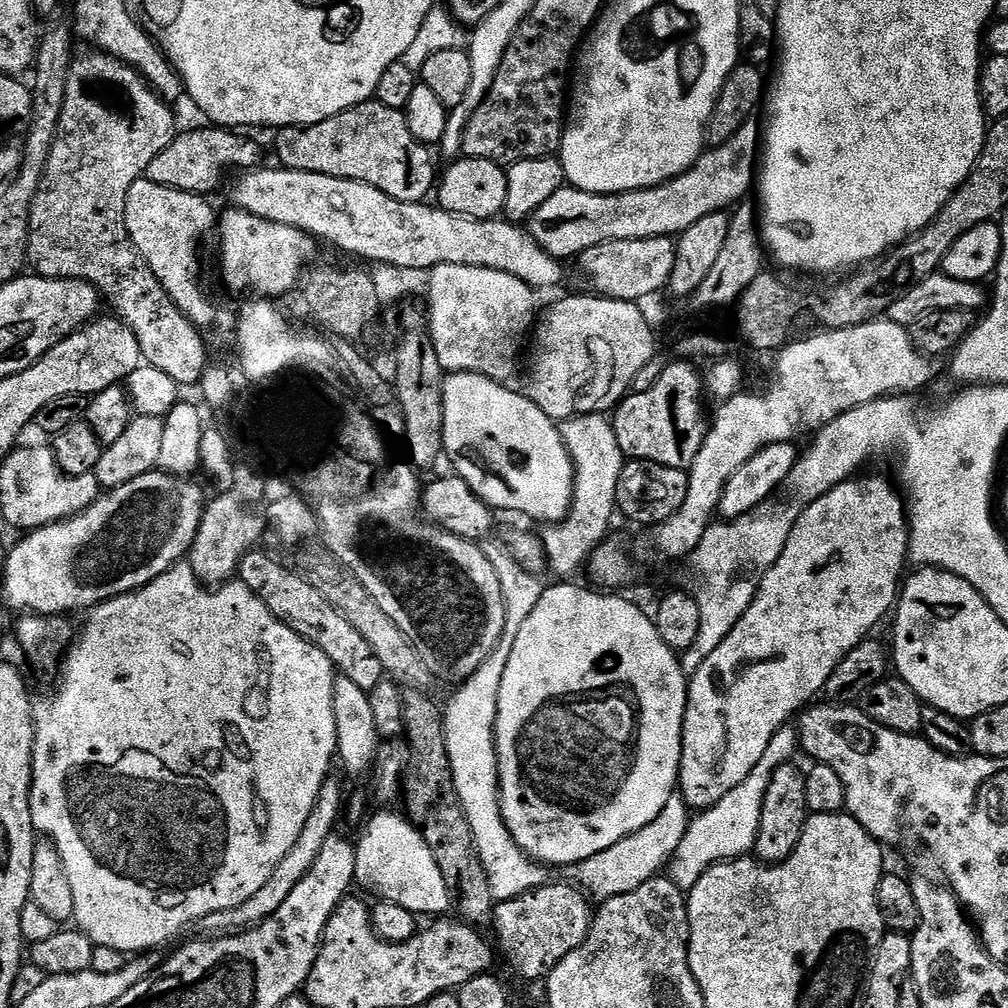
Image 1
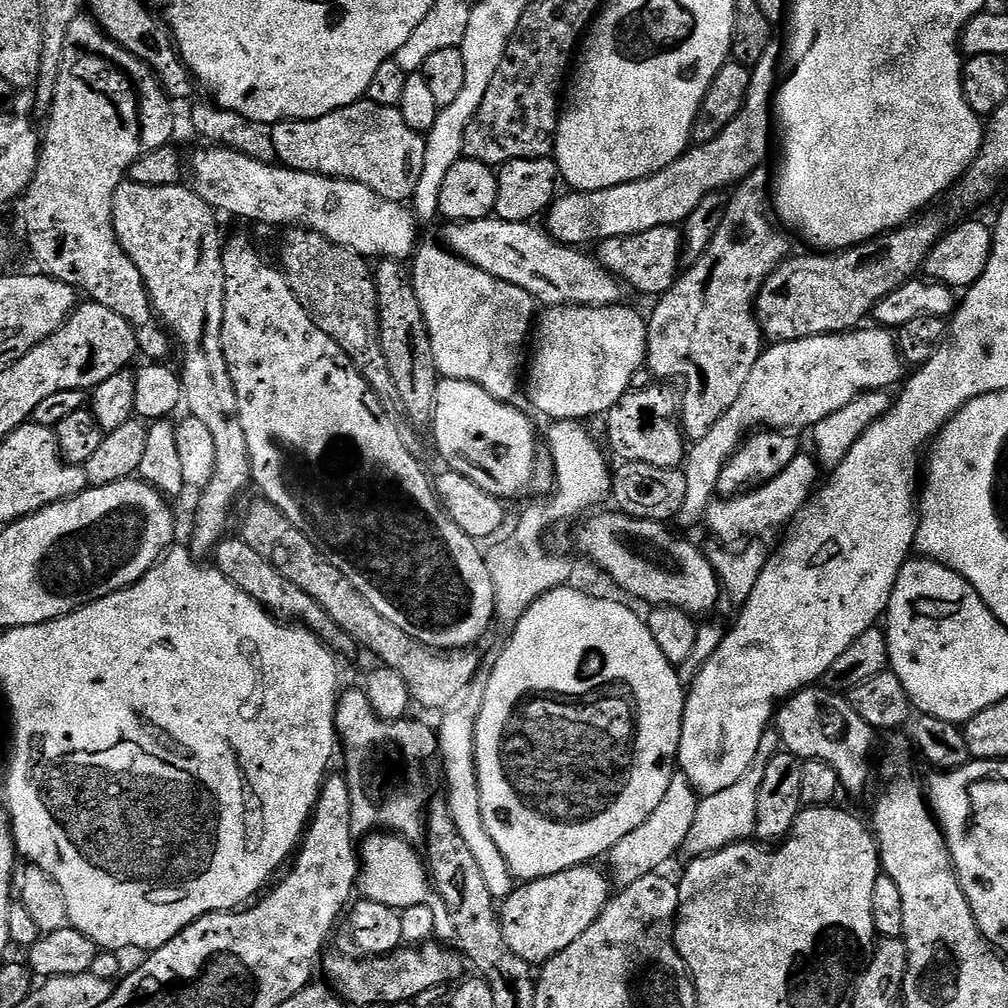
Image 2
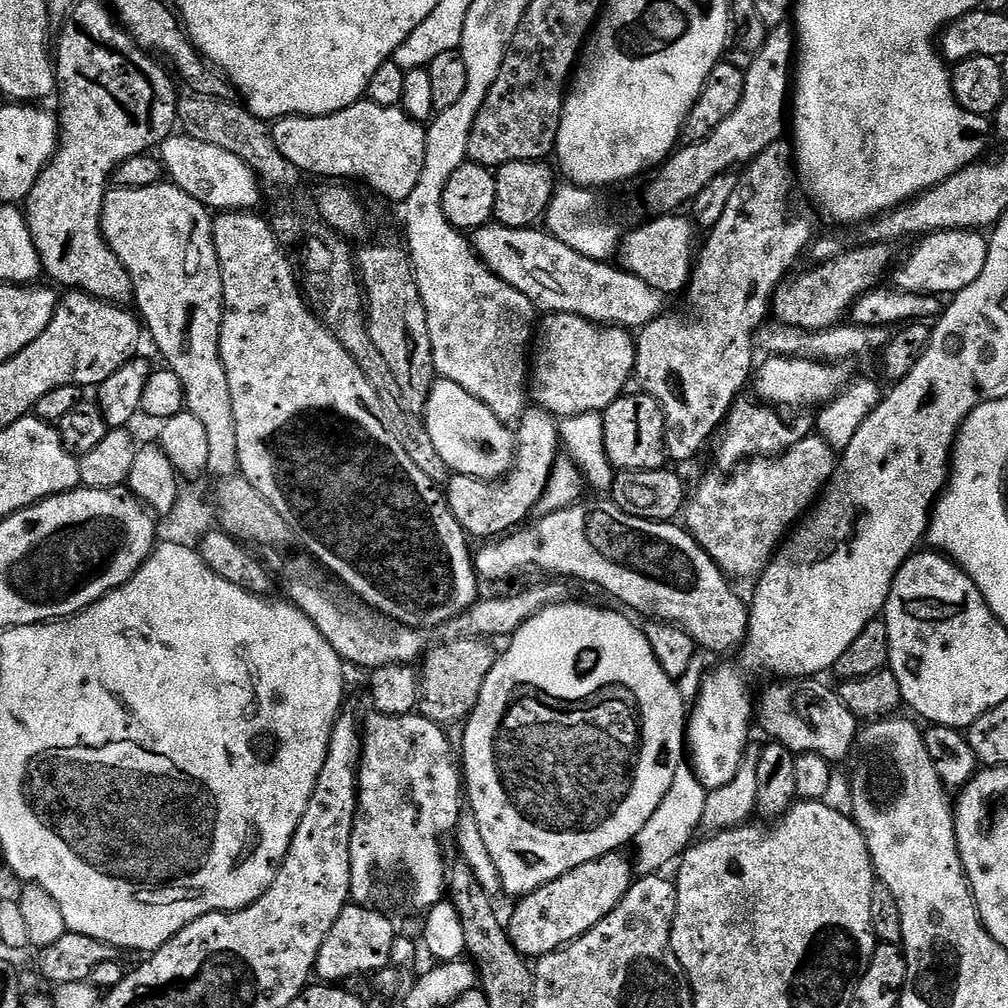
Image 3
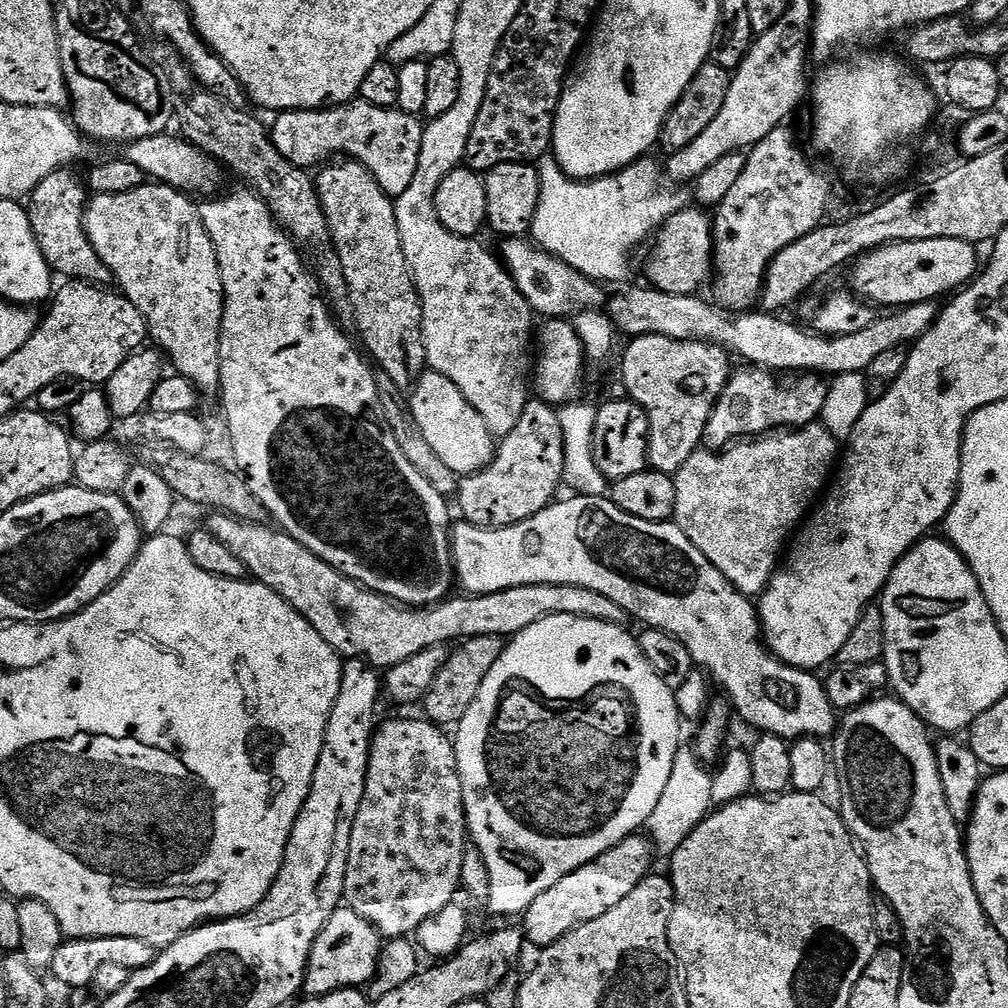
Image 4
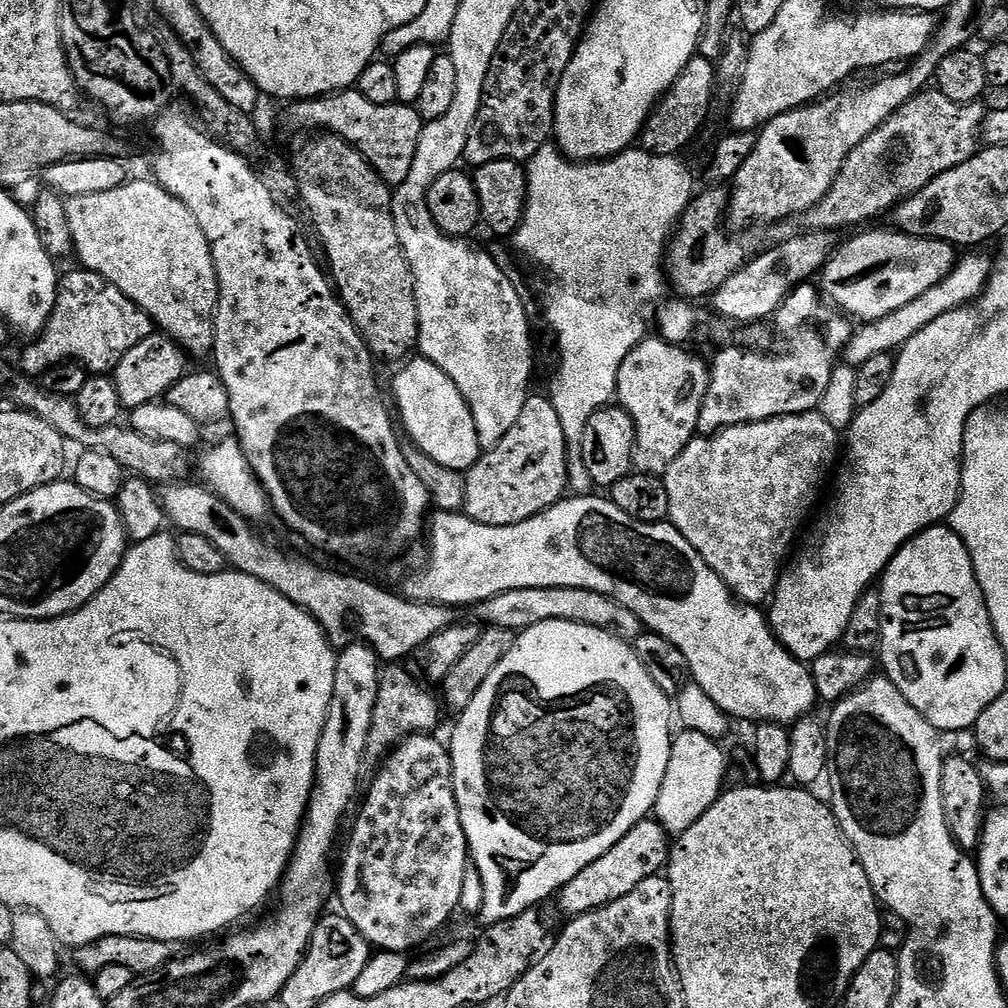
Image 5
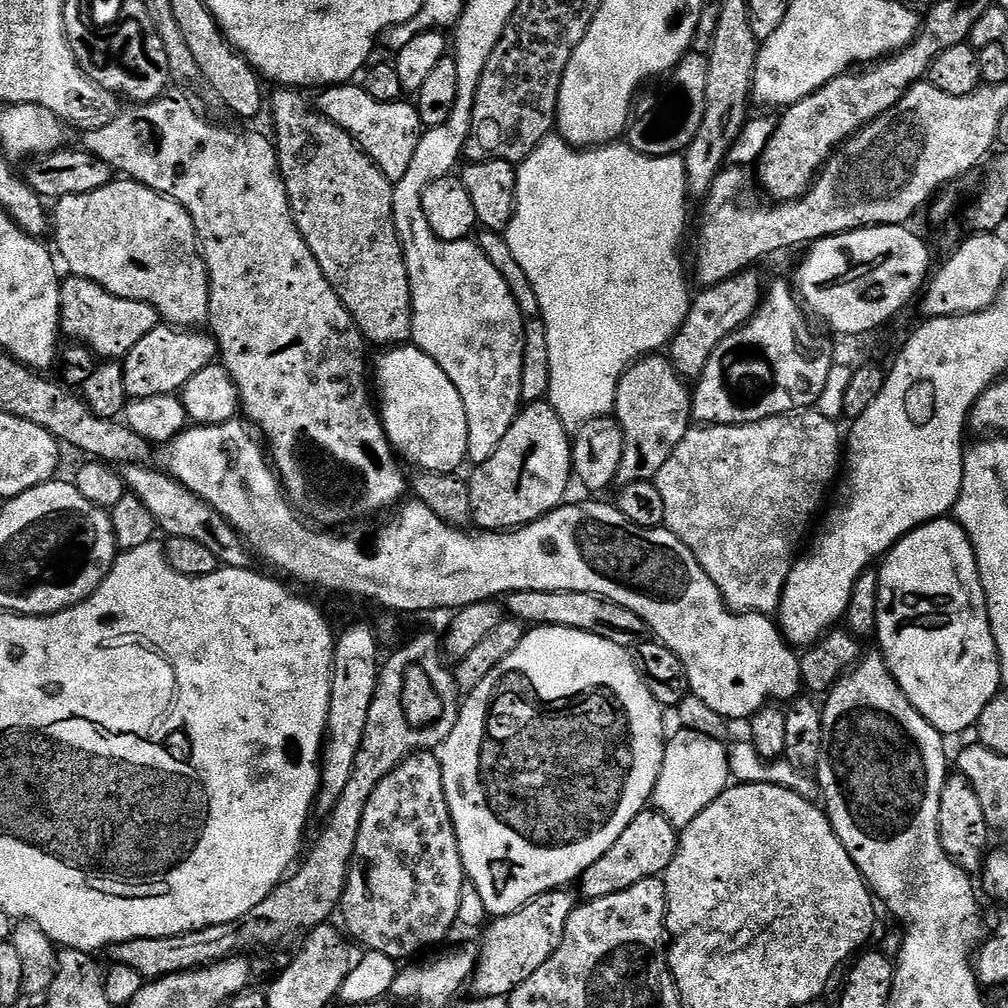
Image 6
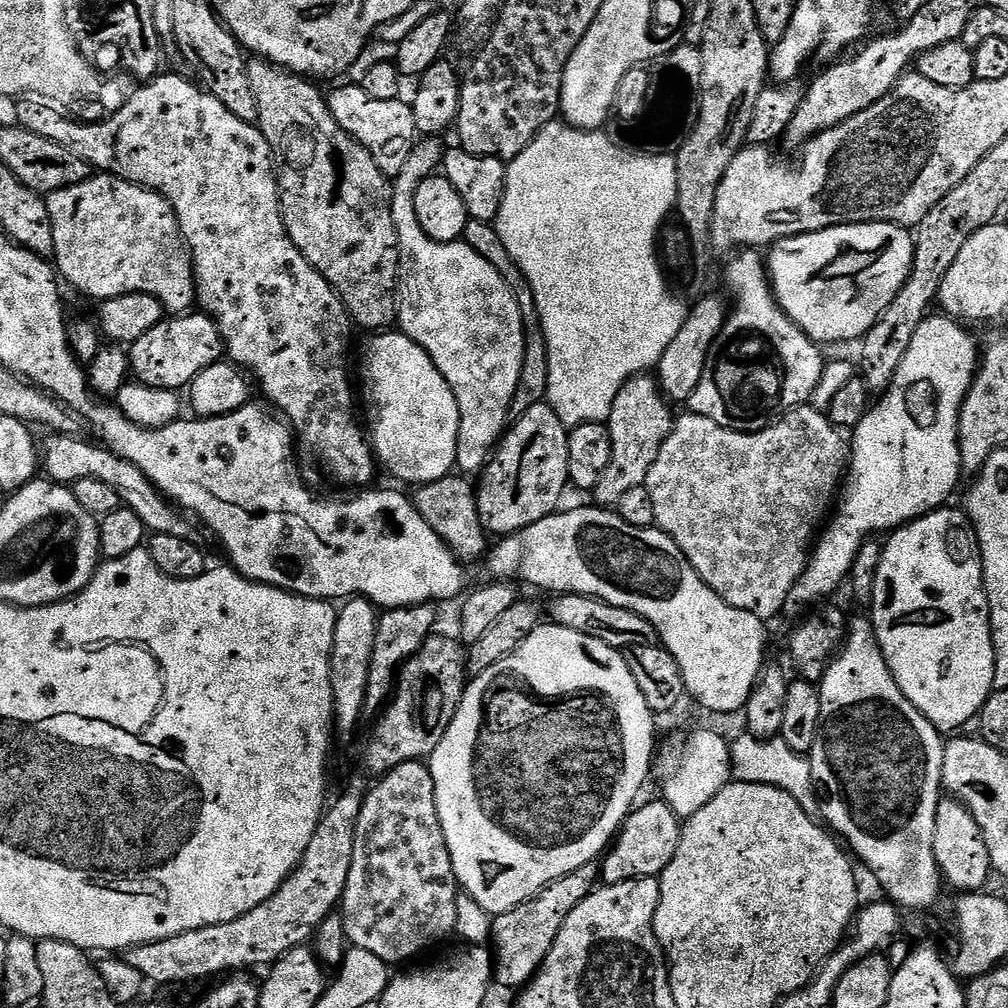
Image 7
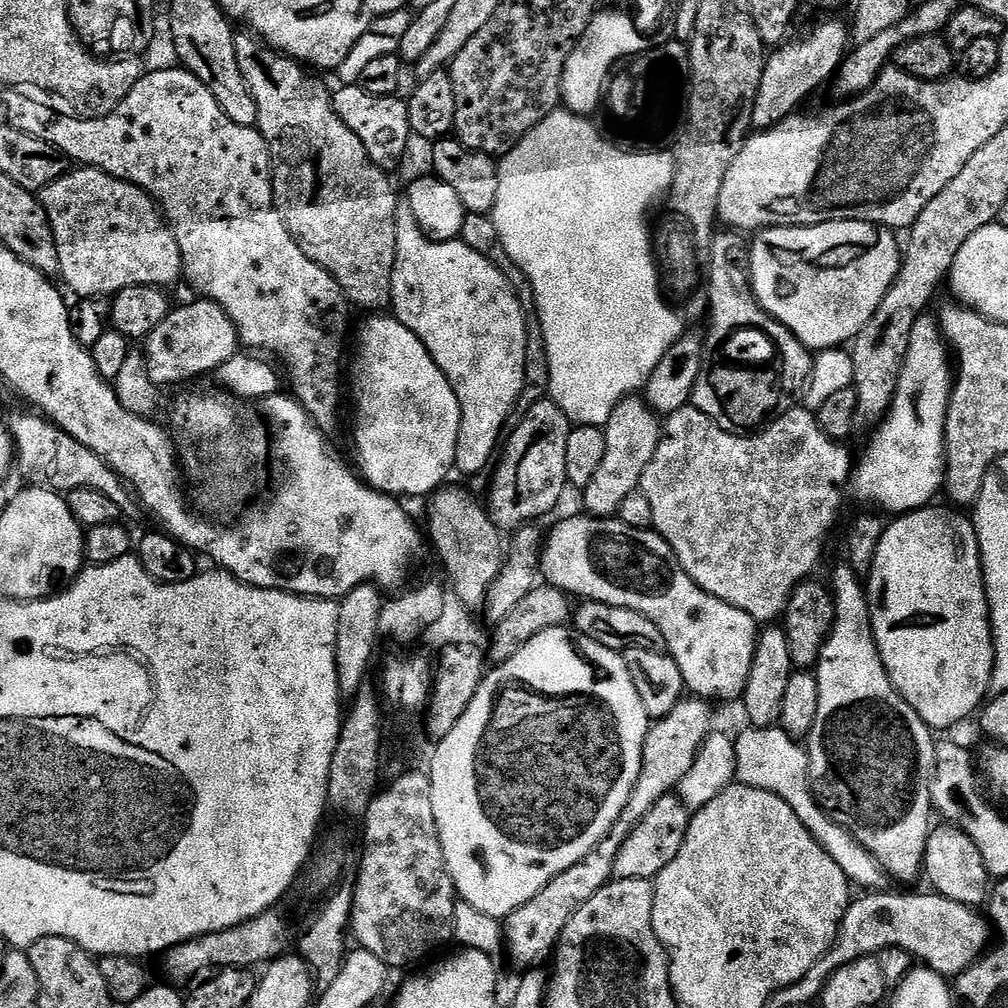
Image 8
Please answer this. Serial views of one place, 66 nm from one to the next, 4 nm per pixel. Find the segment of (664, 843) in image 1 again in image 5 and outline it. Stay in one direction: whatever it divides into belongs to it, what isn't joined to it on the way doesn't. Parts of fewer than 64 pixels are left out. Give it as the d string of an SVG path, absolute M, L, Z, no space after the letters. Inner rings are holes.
M683 730L675 733L670 764L666 766L666 778L662 778L662 790L658 790L654 809L655 820L669 837L675 838L690 830L690 826L694 826L694 822L698 822L698 818L702 818L702 814L706 814L706 810L710 810L720 796L725 787L724 775L728 772L728 764L720 747L717 741L706 738L706 734Z

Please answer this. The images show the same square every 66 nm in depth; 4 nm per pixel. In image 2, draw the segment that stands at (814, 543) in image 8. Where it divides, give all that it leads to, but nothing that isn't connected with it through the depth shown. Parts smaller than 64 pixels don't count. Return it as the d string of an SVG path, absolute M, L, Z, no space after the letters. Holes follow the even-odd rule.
M799 454L793 458L790 466L779 469L771 478L765 479L761 488L756 488L745 496L736 496L733 500L713 499L706 513L706 525L708 524L709 530L724 546L740 546L753 538L764 538L760 536L774 531L775 528L783 529L798 515L817 487L821 479L820 472L822 473L822 468L815 455Z

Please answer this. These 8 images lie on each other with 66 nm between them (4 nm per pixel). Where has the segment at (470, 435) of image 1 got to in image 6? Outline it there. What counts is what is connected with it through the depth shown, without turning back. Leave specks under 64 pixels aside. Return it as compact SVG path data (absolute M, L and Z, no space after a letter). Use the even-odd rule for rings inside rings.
M392 346L385 352L388 353L381 358L380 365L374 368L374 388L378 393L380 420L393 452L405 461L420 464L416 466L425 472L455 473L468 455L468 423L454 382L420 348Z

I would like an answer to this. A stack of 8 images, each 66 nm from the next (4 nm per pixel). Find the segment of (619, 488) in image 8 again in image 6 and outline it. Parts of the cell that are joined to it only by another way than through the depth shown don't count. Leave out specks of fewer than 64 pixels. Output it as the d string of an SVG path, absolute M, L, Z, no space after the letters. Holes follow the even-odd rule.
M664 354L644 356L622 374L616 391L614 419L624 435L622 462L616 480L629 484L635 480L655 481L658 470L666 466L666 458L682 442L692 417L692 396L671 359Z

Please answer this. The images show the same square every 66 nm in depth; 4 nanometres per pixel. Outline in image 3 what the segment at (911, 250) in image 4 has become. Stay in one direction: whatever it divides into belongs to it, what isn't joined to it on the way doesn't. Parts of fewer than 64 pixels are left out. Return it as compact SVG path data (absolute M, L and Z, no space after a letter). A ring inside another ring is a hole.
M945 230L923 237L920 244L895 269L895 287L901 292L923 292L943 297L944 292L955 294L966 290L986 267L987 239L976 230ZM981 236L981 237L980 237Z

